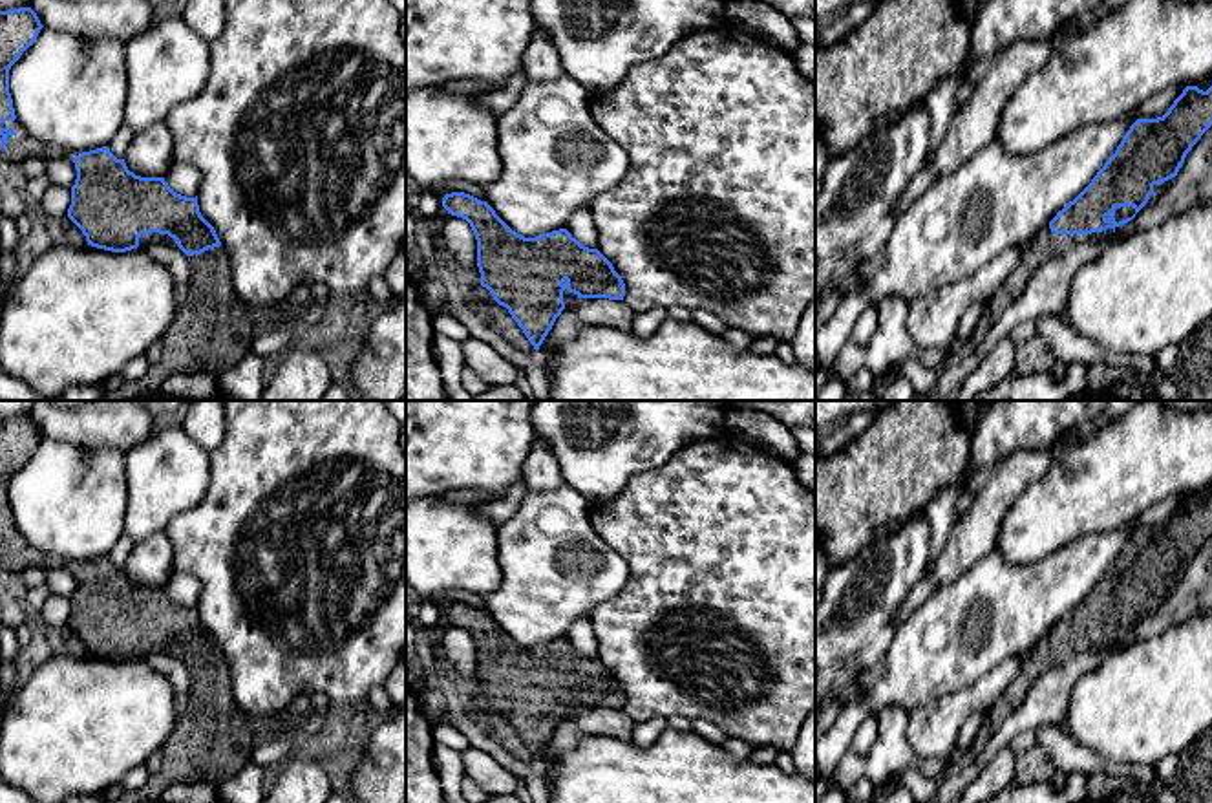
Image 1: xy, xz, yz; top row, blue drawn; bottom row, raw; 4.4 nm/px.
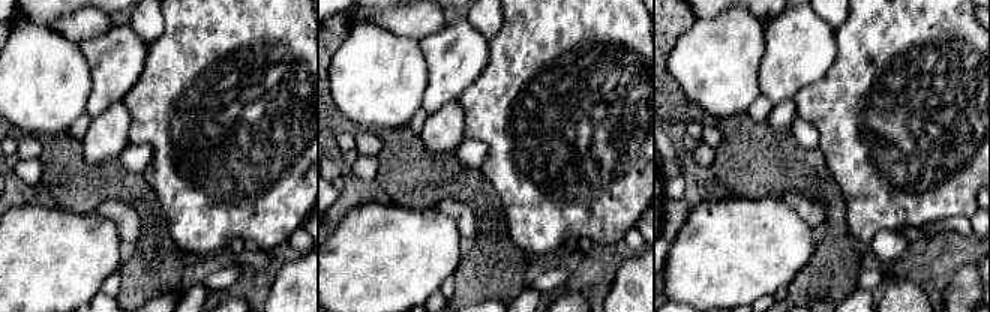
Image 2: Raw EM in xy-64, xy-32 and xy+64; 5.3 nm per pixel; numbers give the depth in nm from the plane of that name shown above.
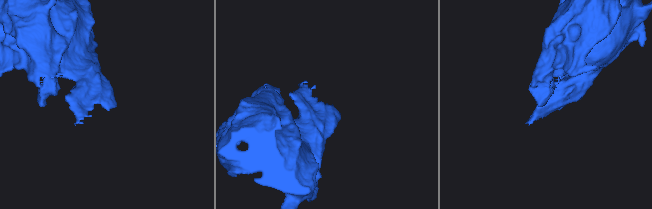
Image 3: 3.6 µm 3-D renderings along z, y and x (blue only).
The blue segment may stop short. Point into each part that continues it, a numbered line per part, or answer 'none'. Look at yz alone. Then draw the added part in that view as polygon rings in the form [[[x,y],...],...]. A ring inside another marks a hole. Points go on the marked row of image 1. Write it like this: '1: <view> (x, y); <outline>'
1: yz (1046, 246); [[[1049,225],[1037,234],[1035,243],[1022,256],[1018,265],[991,294],[989,304],[978,320],[973,335],[967,340],[956,342],[960,351],[974,351],[976,346],[985,338],[989,329],[1000,318],[1000,315],[1020,296],[1029,276],[1044,265],[1047,260],[1069,251],[1079,243],[1099,243],[1113,236],[1113,229],[1091,234],[1053,234]]]

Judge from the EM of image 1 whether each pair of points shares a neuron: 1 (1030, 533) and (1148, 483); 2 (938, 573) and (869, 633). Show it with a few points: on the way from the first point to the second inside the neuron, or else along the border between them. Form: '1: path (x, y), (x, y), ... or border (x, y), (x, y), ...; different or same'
1: path (1059, 509), (1101, 483), (1119, 483); same
2: border (924, 575), (896, 611), (893, 619), (894, 630); different

